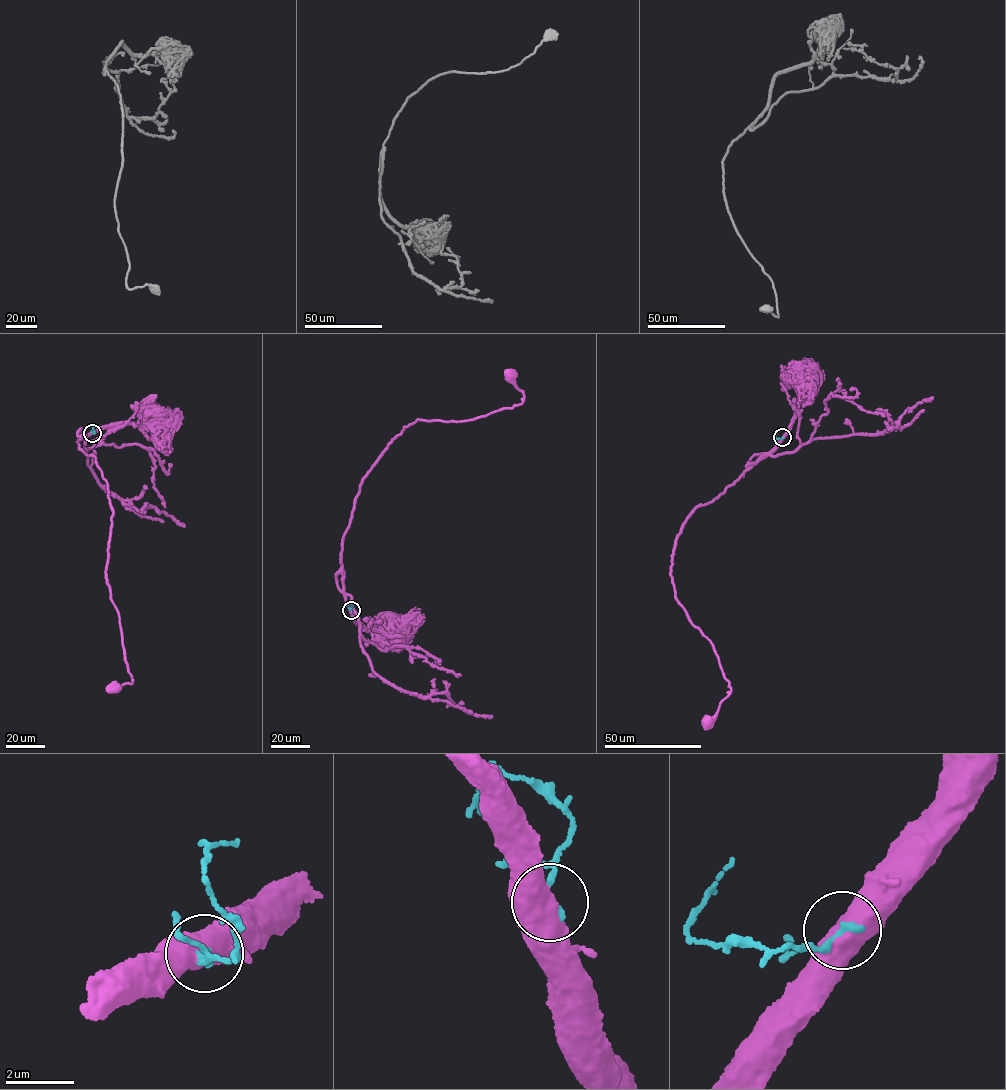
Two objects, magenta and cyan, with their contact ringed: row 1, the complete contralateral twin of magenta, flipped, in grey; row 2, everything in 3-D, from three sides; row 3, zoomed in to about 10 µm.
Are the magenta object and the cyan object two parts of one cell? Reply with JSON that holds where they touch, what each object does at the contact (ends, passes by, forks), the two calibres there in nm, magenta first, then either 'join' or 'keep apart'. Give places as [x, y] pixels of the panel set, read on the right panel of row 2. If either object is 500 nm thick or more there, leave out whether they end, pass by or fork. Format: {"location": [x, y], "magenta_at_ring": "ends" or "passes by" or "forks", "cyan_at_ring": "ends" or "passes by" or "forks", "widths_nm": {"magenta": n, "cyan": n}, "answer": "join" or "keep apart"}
{"location": [782, 437], "widths_nm": {"magenta": 550, "cyan": 200}, "answer": "keep apart"}

